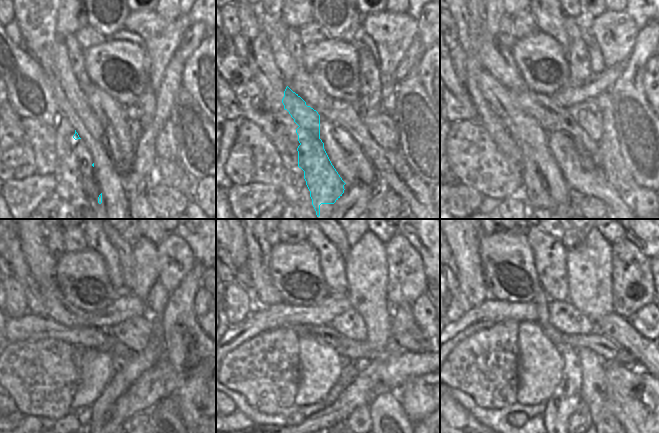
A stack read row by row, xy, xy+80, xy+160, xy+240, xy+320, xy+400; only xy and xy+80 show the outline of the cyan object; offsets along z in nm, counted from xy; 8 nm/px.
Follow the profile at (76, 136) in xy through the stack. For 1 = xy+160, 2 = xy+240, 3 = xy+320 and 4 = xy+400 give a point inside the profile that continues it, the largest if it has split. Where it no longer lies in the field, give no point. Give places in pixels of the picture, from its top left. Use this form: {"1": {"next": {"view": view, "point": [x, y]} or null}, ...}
{"1": {"next": {"view": "xy+160", "point": [545, 184]}}, "2": {"next": {"view": "xy+240", "point": [20, 269]}}, "3": {"next": {"view": "xy+320", "point": [236, 245]}}, "4": {"next": null}}

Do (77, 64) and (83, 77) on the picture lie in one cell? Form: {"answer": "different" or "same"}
{"answer": "same"}

